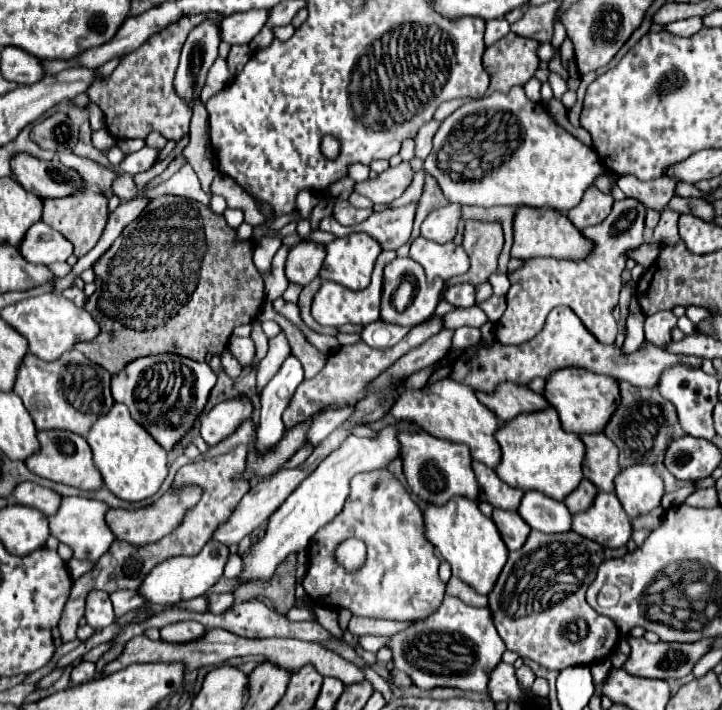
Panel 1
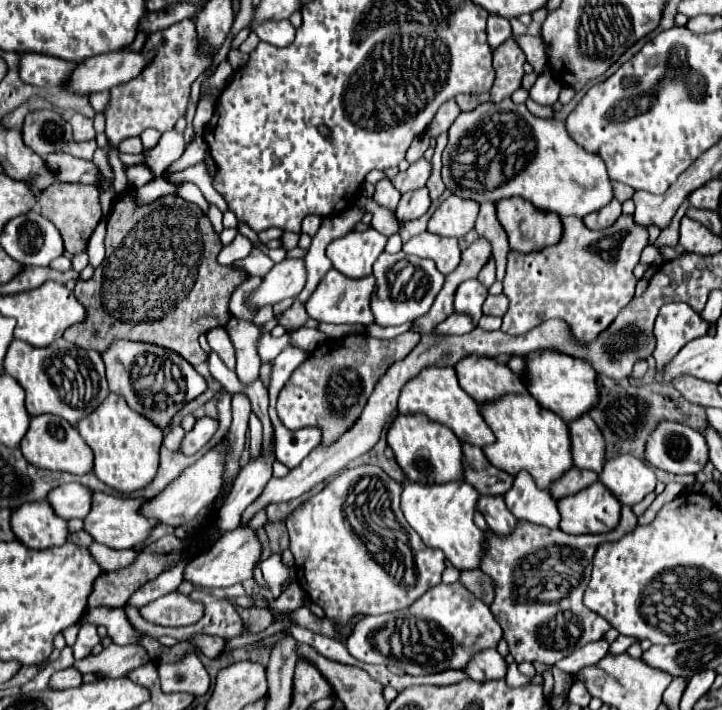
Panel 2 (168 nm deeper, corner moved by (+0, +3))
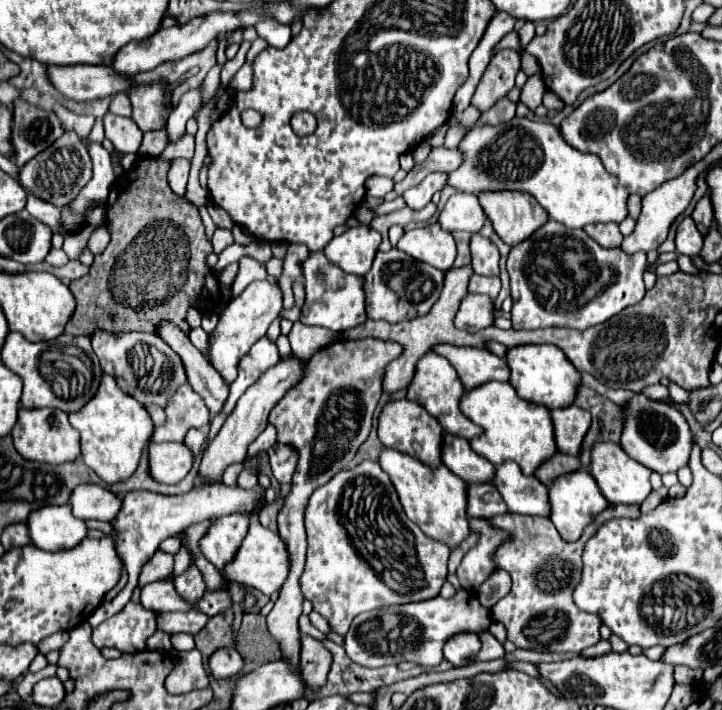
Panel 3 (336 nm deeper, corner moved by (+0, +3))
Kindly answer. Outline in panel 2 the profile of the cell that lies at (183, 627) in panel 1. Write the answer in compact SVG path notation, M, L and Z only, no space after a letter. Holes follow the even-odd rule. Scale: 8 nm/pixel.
M199 637L199 639L191 639L191 643L193 643L195 647L199 647L205 657L217 659L217 657L221 657L227 641L225 641L225 639L203 639L203 637Z

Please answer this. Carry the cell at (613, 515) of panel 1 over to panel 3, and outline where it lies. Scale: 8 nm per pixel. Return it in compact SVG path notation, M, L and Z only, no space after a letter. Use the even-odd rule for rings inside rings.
M579 469L559 477L549 487L549 501L551 501L551 521L565 541L577 541L587 523L591 523L591 519L595 519L595 515L599 515L599 511L603 511L603 507L609 505L609 501L603 497L593 475L587 469Z

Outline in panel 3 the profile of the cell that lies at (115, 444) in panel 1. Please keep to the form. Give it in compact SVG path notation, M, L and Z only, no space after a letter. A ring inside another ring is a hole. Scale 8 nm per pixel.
M103 375L97 395L77 413L69 415L73 427L81 433L81 455L87 467L91 467L107 485L129 479L141 461L153 431L153 419L149 411L139 405L131 395L123 393L111 375Z

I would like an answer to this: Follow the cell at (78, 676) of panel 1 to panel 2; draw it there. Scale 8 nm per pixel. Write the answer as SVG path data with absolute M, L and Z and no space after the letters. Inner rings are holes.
M73 667L57 671L51 679L49 679L49 689L53 691L63 691L63 689L71 689L71 687L79 687L81 685L81 673Z

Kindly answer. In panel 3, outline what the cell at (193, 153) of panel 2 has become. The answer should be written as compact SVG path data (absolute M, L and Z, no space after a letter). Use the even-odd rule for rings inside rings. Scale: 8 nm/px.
M173 159L171 167L169 167L169 185L177 195L185 193L185 185L187 185L187 177L189 177L189 159Z

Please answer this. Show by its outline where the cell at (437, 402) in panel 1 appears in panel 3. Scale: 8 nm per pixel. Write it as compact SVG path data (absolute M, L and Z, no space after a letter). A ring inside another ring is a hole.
M429 351L419 363L417 363L417 371L415 377L411 381L411 387L407 389L407 399L419 403L427 413L431 413L441 427L451 433L451 435L459 435L465 439L473 439L483 435L483 429L479 425L475 425L471 419L467 419L463 415L463 411L459 409L459 401L465 395L465 389L461 385L461 379L457 377L457 371L447 363L447 359L443 359L441 355L437 355L435 351Z

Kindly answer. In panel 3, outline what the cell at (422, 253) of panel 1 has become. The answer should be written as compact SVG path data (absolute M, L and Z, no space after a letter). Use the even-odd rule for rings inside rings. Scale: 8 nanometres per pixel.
M439 223L405 231L397 243L397 249L411 255L413 259L431 263L441 271L449 271L457 257L453 235L443 231Z

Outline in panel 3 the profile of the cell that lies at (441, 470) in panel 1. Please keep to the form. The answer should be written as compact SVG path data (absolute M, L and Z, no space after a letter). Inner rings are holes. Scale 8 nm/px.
M399 399L399 401L389 401L383 407L383 413L379 417L379 439L383 447L415 455L421 463L427 463L427 467L441 467L443 465L443 459L439 459L441 437L443 437L443 427L433 415L429 415L423 407L419 407L419 403L413 403L409 399Z

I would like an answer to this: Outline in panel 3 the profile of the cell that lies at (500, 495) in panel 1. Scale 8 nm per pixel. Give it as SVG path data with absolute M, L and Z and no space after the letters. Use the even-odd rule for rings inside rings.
M445 433L443 437L443 463L449 471L467 483L493 483L495 465L477 455L469 441Z

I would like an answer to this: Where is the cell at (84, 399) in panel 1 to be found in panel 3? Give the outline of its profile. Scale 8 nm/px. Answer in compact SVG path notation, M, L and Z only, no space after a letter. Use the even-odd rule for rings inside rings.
M9 333L1 351L1 361L23 379L21 407L25 409L51 407L65 413L75 413L87 405L91 397L95 397L95 391L103 379L103 369L89 337L71 337L63 333L53 341L29 343L21 333ZM41 371L47 371L47 377L43 377Z

